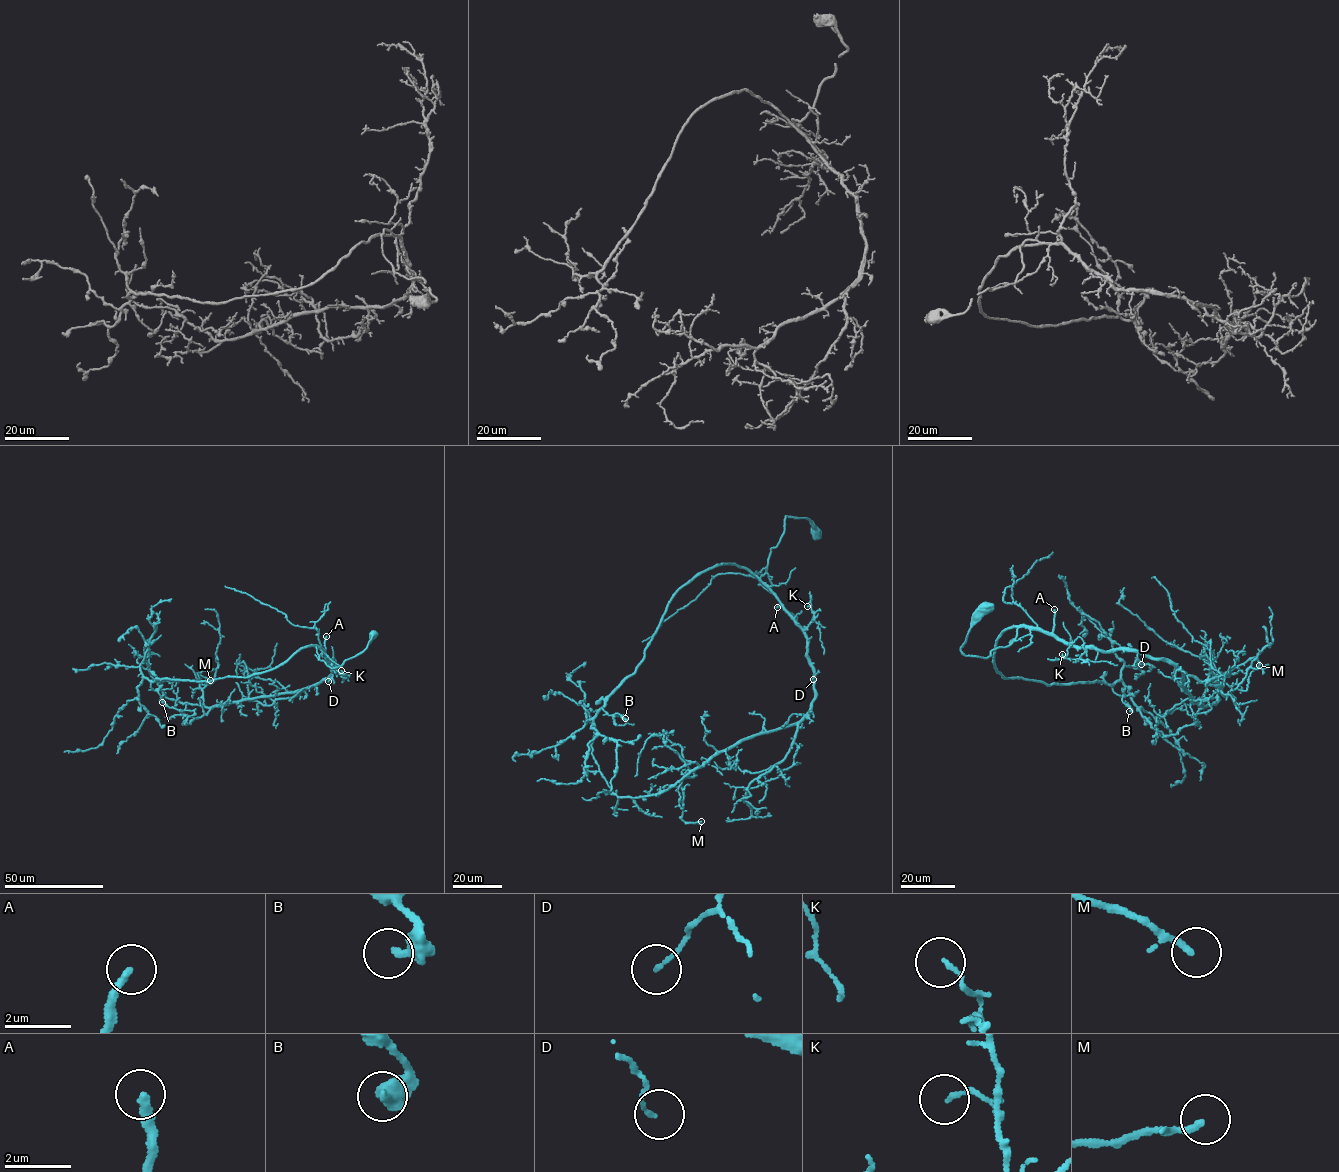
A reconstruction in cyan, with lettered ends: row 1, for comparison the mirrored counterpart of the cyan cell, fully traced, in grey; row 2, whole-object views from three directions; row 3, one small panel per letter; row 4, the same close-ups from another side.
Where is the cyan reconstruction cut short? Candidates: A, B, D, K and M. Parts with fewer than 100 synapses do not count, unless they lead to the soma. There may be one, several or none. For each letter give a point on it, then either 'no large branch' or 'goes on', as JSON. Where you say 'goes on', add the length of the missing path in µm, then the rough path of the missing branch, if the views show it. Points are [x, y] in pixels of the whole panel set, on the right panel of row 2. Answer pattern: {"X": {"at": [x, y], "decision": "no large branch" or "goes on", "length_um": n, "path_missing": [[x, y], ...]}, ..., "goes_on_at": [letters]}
{"A": {"at": [1054, 609], "decision": "goes on", "length_um": 110, "path_missing": [[1054, 609], [1053, 573], [1047, 541], [1051, 507], [1069, 486], [1077, 466], [1110, 451], [1129, 456]]}, "B": {"at": [1129, 711], "decision": "no large branch"}, "D": {"at": [1141, 664], "decision": "no large branch"}, "K": {"at": [1062, 654], "decision": "no large branch"}, "M": {"at": [1259, 665], "decision": "no large branch"}, "goes_on_at": ["A"]}

